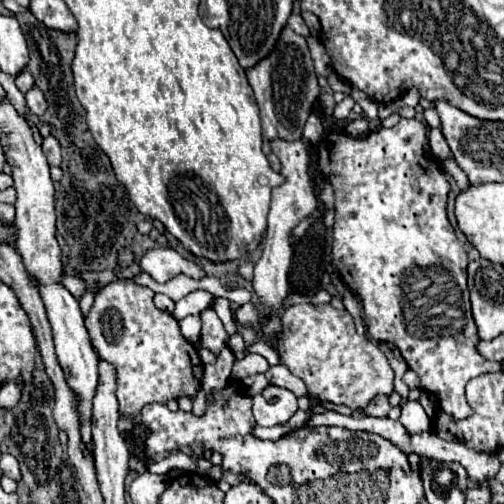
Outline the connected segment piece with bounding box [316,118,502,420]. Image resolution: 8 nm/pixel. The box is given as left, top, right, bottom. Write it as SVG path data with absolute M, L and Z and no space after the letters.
M402 118L396 126L392 128L380 128L376 132L370 132L368 136L362 136L362 138L352 138L348 136L346 132L340 132L340 130L330 130L318 144L318 162L316 162L316 170L322 174L324 182L330 184L332 188L332 194L334 194L334 206L336 206L336 214L334 214L334 226L332 226L332 262L334 266L338 268L344 284L356 292L358 300L362 302L362 308L364 308L364 324L366 324L366 330L372 338L380 338L380 340L388 340L388 342L394 342L404 360L408 362L410 370L414 370L418 376L420 376L420 382L422 382L422 390L426 390L428 394L432 394L438 402L438 408L440 410L446 410L448 414L452 414L454 418L468 418L470 416L470 406L466 402L466 396L464 396L464 386L470 378L476 378L480 374L486 374L486 372L498 372L502 370L502 366L498 362L490 362L486 358L482 358L482 354L478 354L478 350L474 350L476 342L478 342L478 336L476 336L476 324L474 324L474 318L470 314L470 300L468 300L468 286L466 286L466 266L468 266L468 254L466 250L462 248L462 244L458 242L450 222L448 222L448 216L446 216L446 200L448 200L448 190L450 190L450 184L446 182L446 176L442 174L438 162L434 158L428 158L424 154L424 146L426 146L426 124L424 122L418 122L416 118L408 120L408 118Z

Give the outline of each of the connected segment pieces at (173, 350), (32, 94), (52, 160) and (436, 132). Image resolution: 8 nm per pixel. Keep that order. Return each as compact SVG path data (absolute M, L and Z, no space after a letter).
M118 278L114 282L106 284L96 294L96 302L94 302L90 314L86 316L86 328L90 334L92 346L96 348L100 358L106 358L118 370L116 398L120 404L120 414L124 414L124 416L138 414L142 410L142 406L146 406L150 402L164 404L170 398L172 400L176 400L180 396L194 398L194 394L198 392L198 388L202 384L202 362L198 358L196 348L188 340L182 338L176 318L154 306L152 296L154 296L154 292L150 288L134 284L128 278Z
M34 86L34 90L30 90L26 94L26 106L36 116L42 116L46 112L46 98L44 98L42 90L38 90L38 86Z
M52 136L44 138L42 152L48 158L48 164L50 166L60 166L60 146L58 146L58 140L56 138L52 138Z
M432 128L430 130L430 136L428 136L428 142L430 142L430 148L432 148L432 154L440 160L448 158L450 156L450 148L442 136L442 130L440 128Z

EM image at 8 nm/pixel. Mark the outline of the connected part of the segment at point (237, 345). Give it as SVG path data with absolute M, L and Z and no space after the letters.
M240 332L229 336L228 345L237 360L244 358L245 342Z

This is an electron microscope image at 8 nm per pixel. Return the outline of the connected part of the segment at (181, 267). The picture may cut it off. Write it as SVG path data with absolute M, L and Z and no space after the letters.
M152 248L140 256L138 264L142 272L150 274L152 280L162 282L162 284L181 273L196 280L205 277L200 264L180 256L174 248Z

